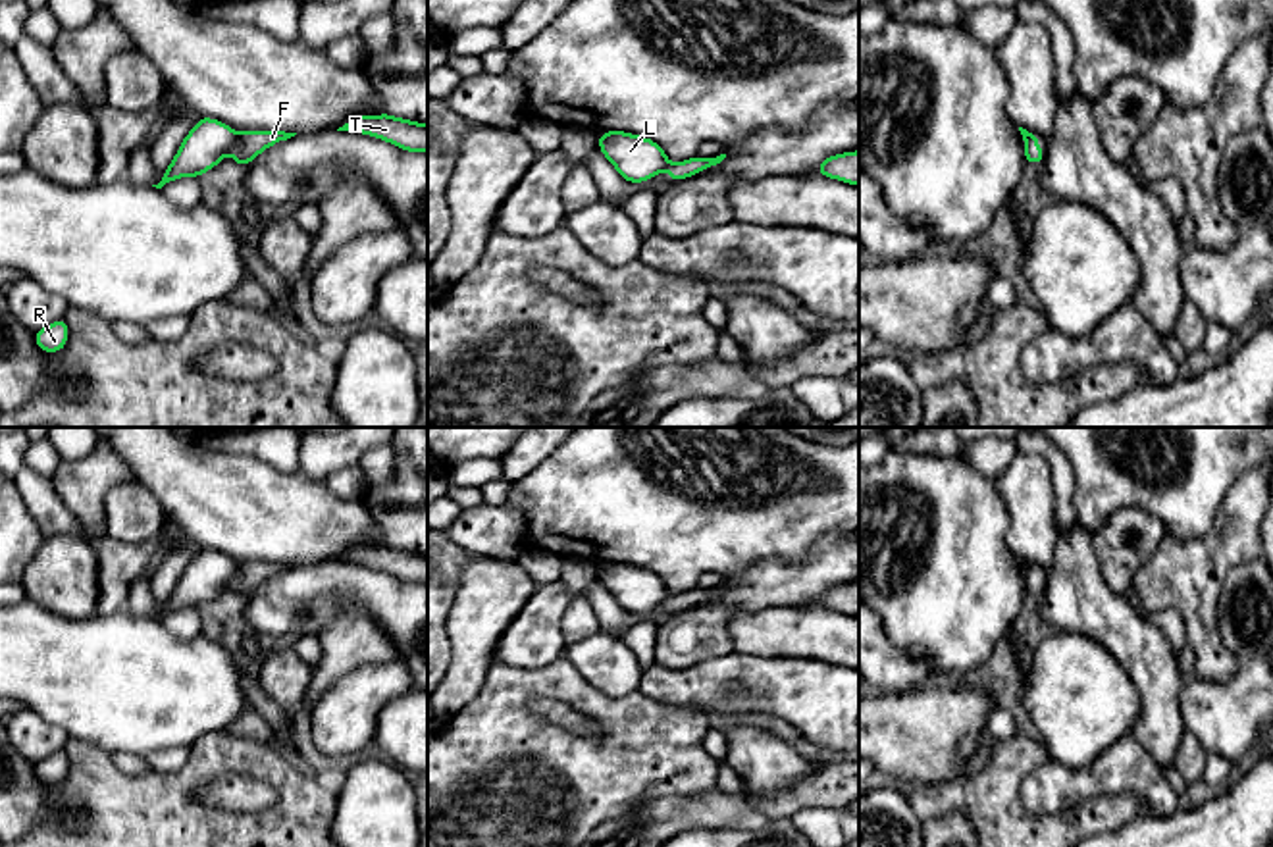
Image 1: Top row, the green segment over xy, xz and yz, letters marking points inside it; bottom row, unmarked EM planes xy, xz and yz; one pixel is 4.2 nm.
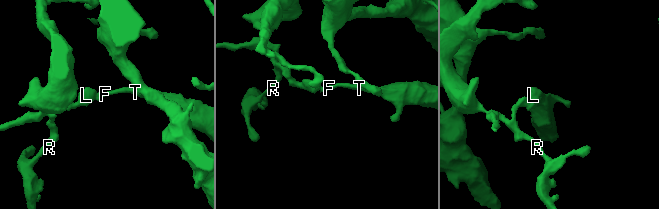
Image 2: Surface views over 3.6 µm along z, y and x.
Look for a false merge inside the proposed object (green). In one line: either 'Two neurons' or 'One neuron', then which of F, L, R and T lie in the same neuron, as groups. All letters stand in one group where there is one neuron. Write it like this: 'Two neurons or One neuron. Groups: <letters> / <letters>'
Two neurons. Groups: F T / L R

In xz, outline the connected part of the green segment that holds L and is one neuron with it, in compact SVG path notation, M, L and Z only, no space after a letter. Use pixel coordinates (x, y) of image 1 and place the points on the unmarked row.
M624 562L601 564L599 581L628 614L649 612L670 595L657 574Z

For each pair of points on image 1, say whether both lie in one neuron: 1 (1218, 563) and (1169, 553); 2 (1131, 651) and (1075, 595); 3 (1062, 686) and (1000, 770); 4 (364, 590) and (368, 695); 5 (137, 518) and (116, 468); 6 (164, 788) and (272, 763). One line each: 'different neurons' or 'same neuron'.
1: same neuron
2: same neuron
3: different neurons
4: different neurons
5: different neurons
6: same neuron

